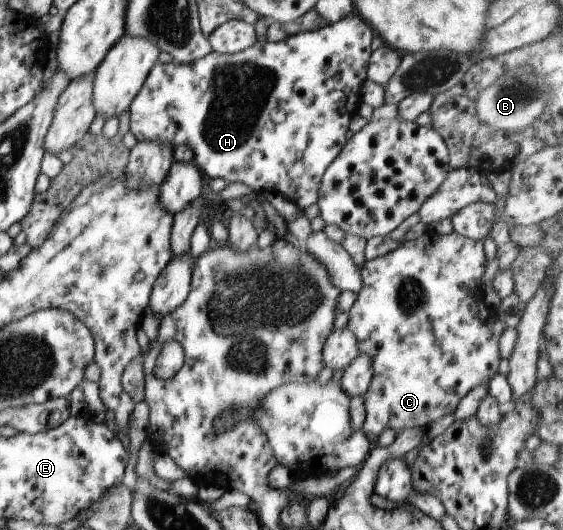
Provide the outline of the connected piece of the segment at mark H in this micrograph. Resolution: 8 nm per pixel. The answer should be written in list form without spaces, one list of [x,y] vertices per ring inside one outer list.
[[[348,16],[332,25],[327,25],[313,32],[299,32],[281,42],[269,42],[259,39],[253,46],[245,50],[221,54],[211,51],[207,56],[191,62],[191,64],[157,62],[149,71],[147,80],[143,83],[141,90],[133,99],[130,106],[130,131],[135,136],[137,142],[169,142],[173,148],[185,144],[193,150],[193,163],[211,179],[221,179],[225,182],[243,183],[255,190],[258,194],[262,192],[272,192],[281,194],[294,202],[296,206],[304,211],[309,206],[317,202],[318,190],[323,180],[323,175],[327,167],[339,156],[339,152],[347,140],[347,131],[351,118],[358,113],[362,102],[362,84],[366,81],[366,70],[372,53],[371,43],[373,42],[373,32],[371,28],[357,16]]]

